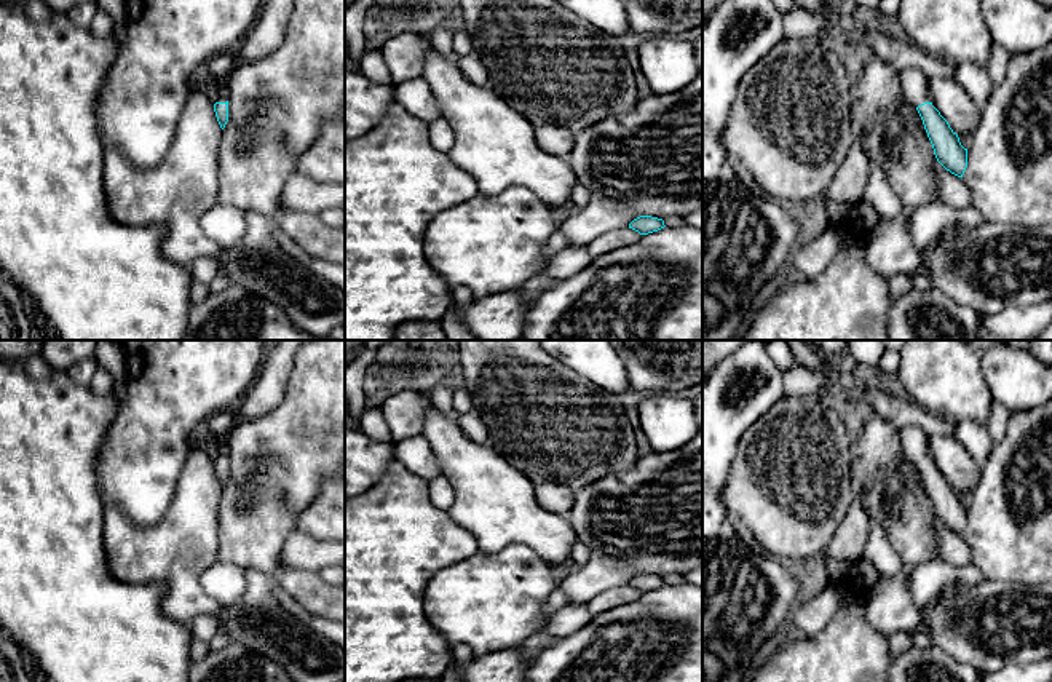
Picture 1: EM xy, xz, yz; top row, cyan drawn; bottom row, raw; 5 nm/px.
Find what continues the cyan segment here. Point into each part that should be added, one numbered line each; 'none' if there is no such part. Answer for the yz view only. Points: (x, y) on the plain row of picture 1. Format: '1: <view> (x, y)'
1: yz (913, 440)

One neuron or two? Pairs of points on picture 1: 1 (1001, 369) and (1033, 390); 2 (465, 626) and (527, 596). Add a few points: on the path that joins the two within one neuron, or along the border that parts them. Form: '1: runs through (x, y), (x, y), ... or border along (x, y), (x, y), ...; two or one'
1: runs through (1009, 372), (1019, 382), (1025, 382); one
2: runs through (481, 610), (500, 596), (511, 596); one

